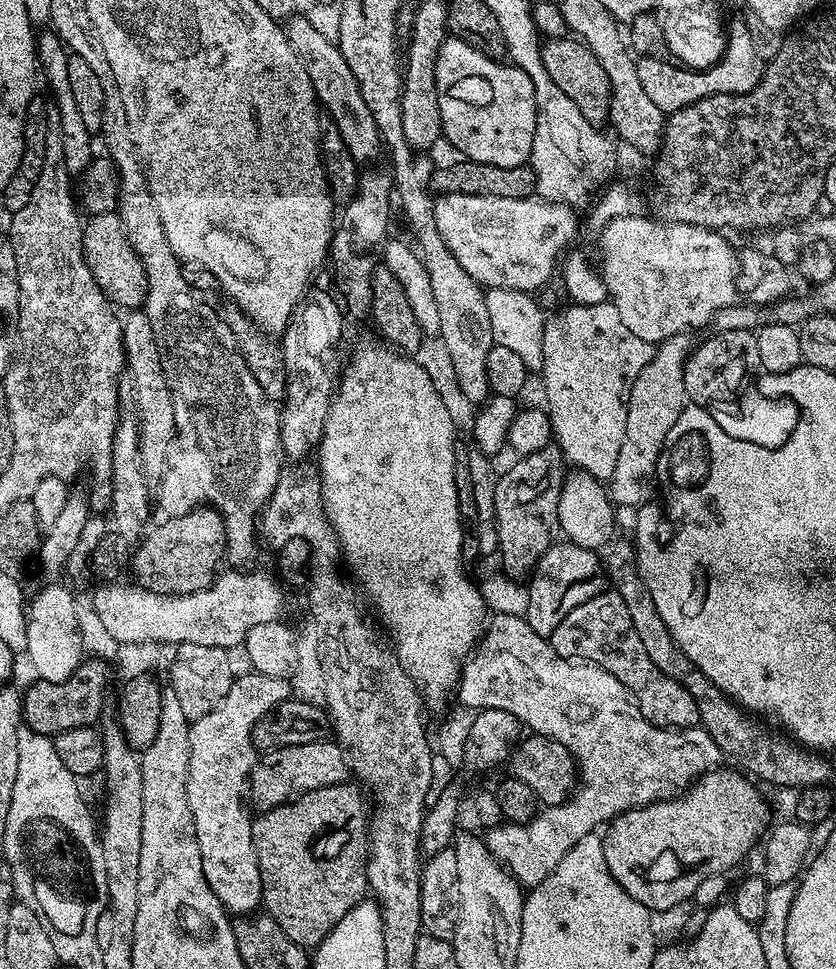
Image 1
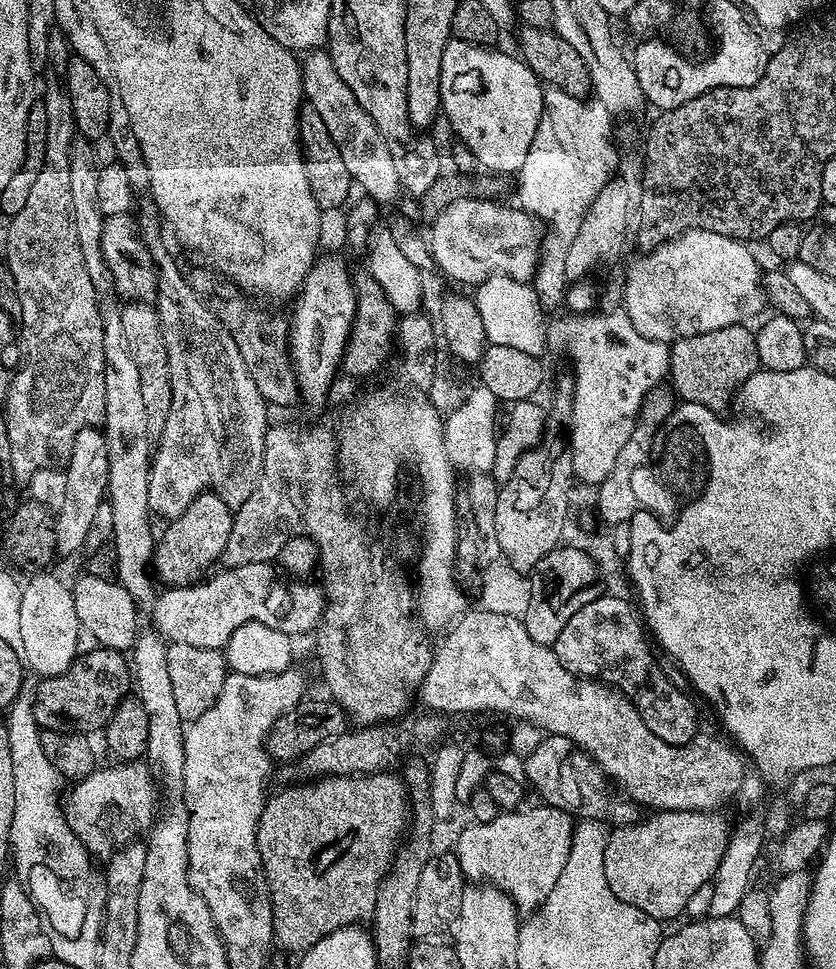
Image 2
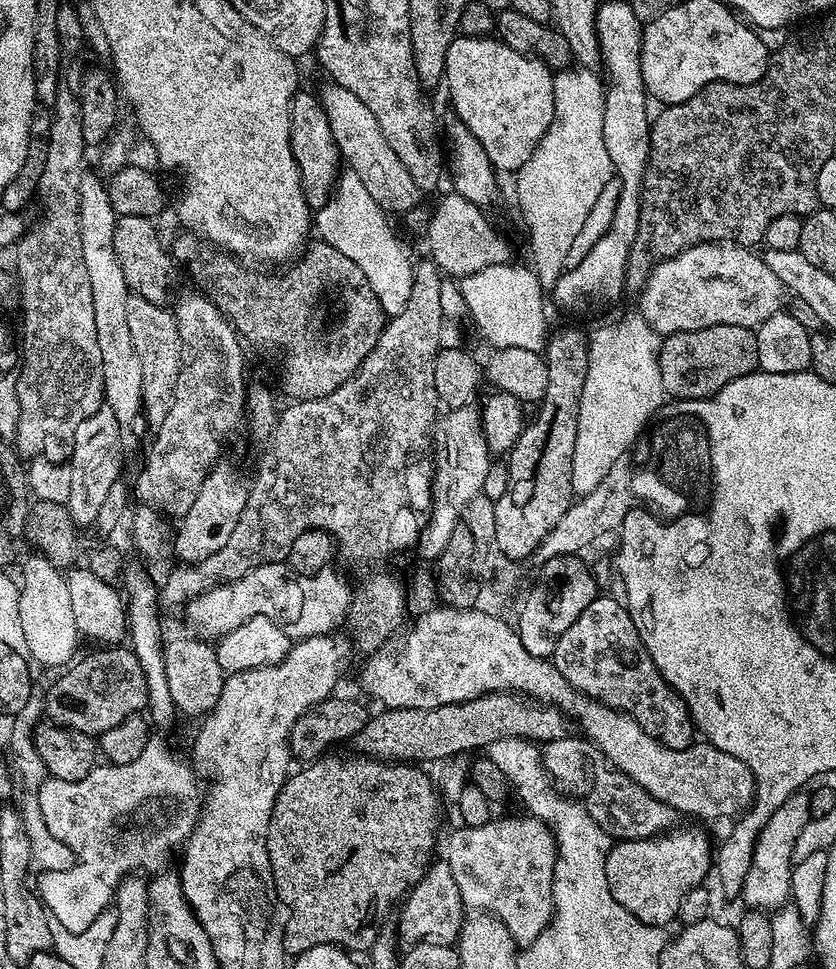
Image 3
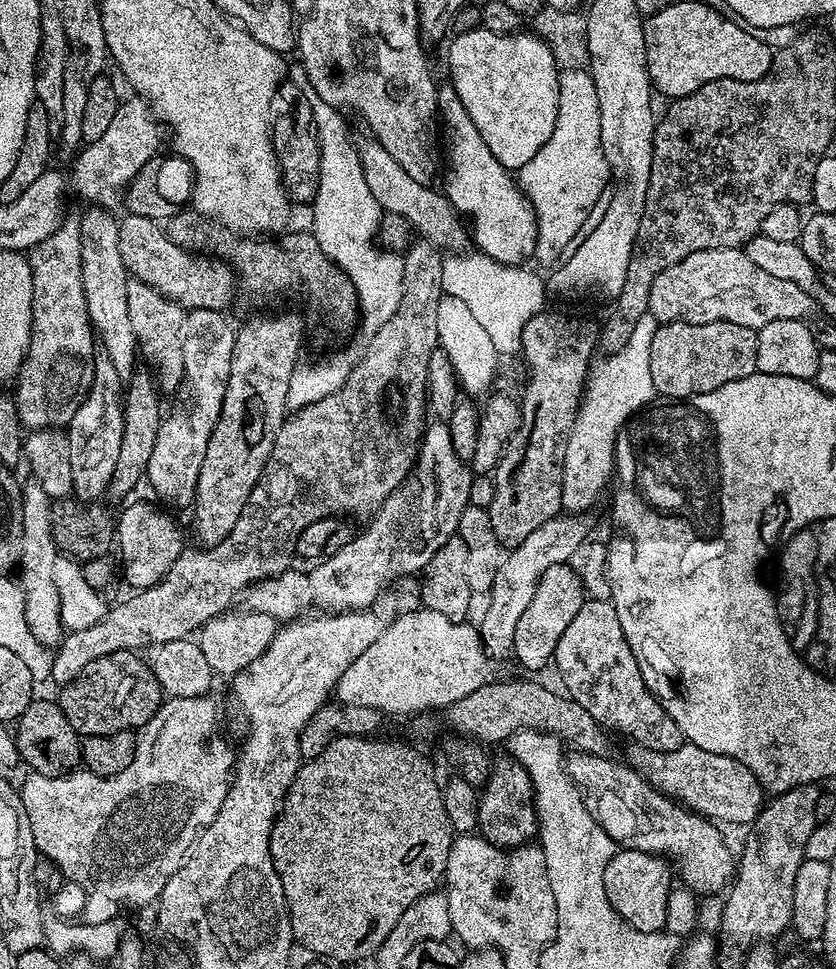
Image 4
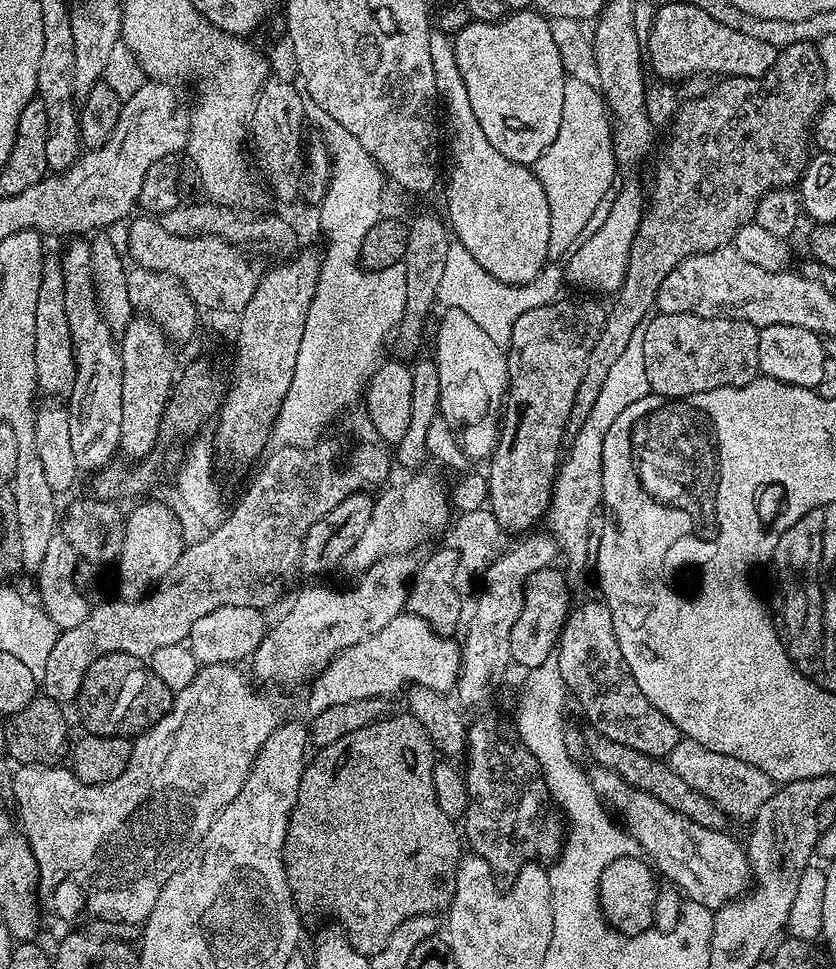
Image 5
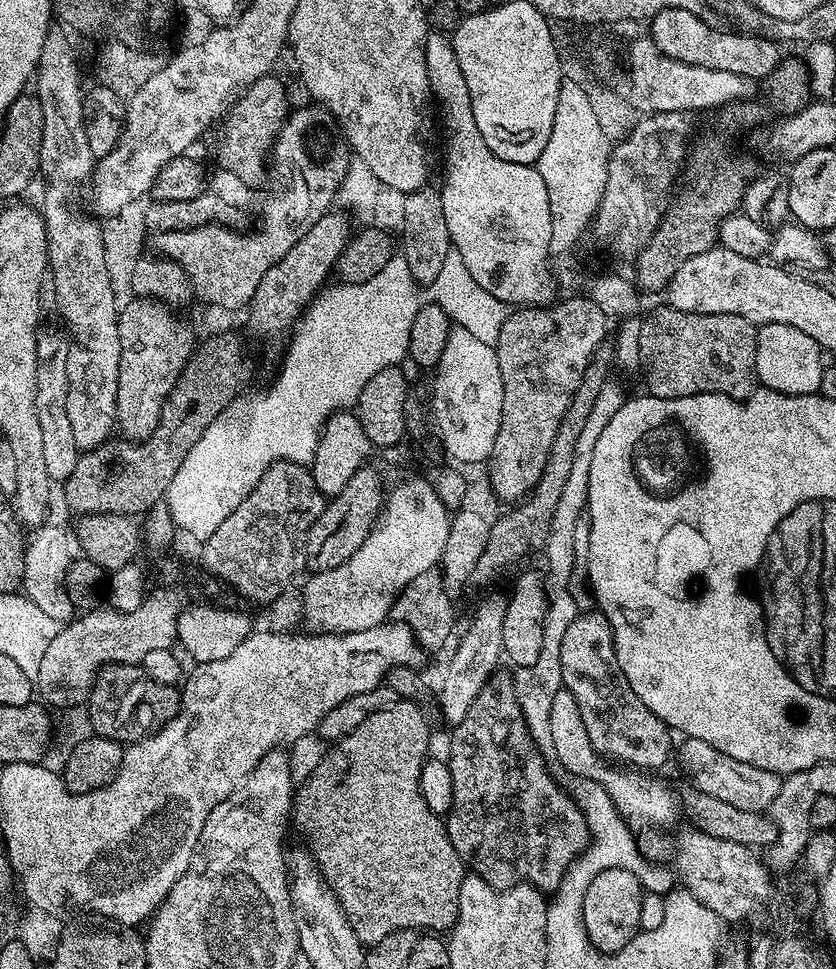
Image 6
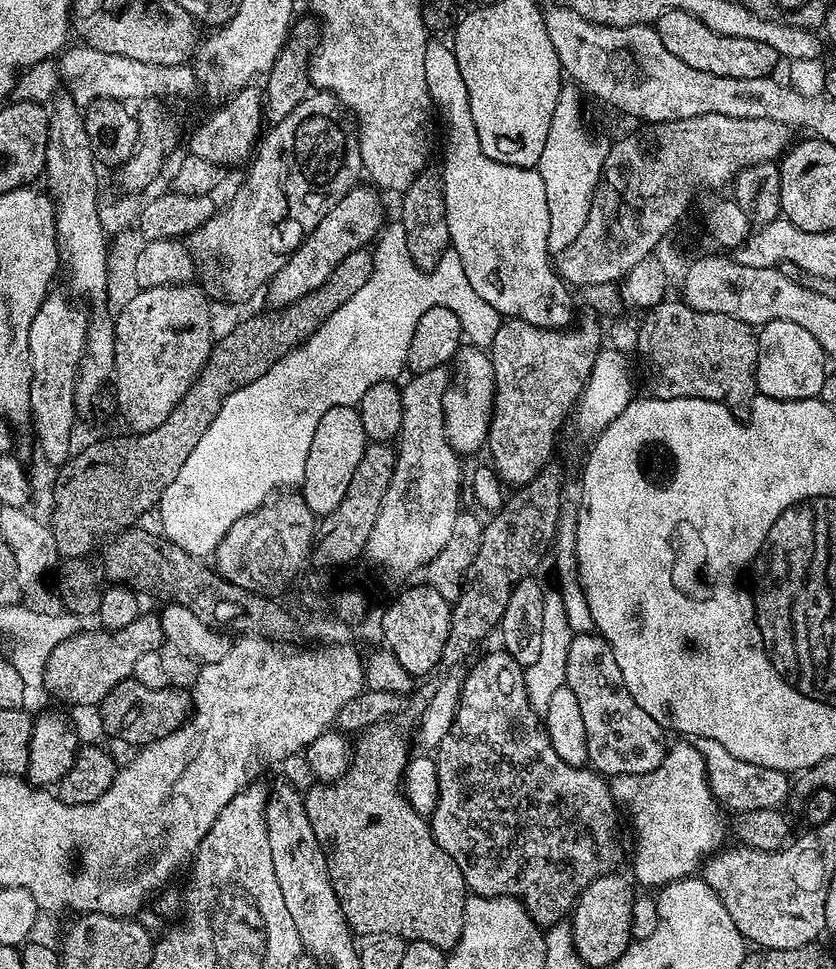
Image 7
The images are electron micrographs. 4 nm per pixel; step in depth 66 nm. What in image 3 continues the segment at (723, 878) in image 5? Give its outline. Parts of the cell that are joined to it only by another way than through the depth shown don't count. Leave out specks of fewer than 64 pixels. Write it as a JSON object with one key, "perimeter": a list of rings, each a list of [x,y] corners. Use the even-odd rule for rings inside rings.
{"perimeter":[[[569,734],[566,738],[547,741],[543,745],[542,755],[544,769],[550,774],[553,784],[565,796],[579,800],[609,837],[617,841],[645,840],[677,827],[676,811],[666,806],[666,802],[658,802],[658,798],[642,790],[642,786],[622,774],[622,770],[613,768],[602,750],[598,750],[583,735]]]}

